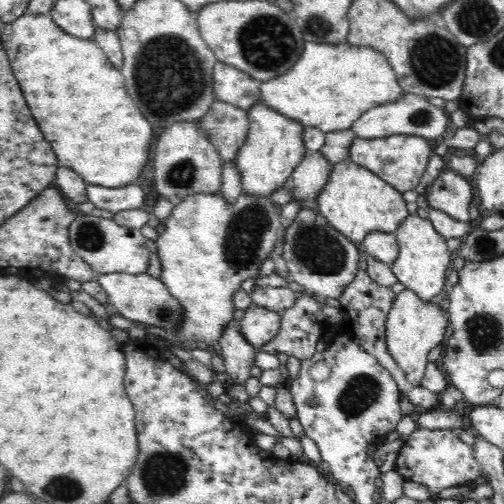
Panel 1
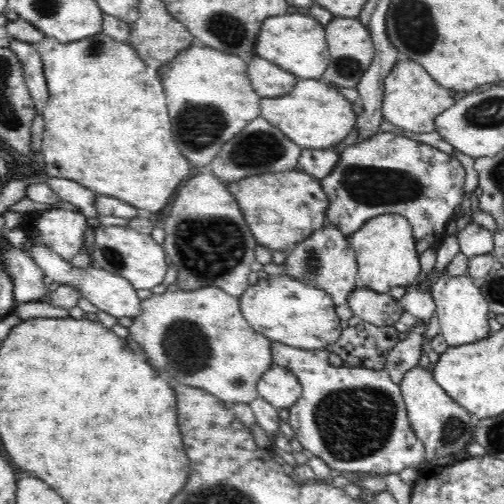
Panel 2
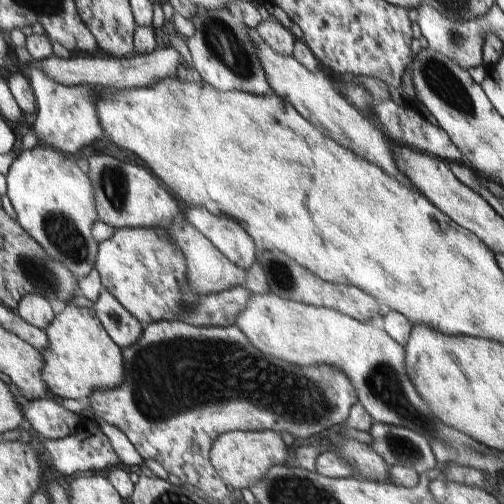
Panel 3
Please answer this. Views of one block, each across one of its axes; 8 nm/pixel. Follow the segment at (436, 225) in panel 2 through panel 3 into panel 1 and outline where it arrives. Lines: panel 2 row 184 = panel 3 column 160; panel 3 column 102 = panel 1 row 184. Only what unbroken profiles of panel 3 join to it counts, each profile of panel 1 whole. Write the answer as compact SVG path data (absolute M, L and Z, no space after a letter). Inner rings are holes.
M394 134L394 136L386 136L386 138L374 138L374 140L356 138L350 146L350 160L354 164L368 168L370 172L380 176L388 184L392 184L402 194L410 192L410 190L418 190L416 186L420 184L420 178L426 172L426 166L432 156L434 156L434 150L430 148L426 138L406 136L406 134Z

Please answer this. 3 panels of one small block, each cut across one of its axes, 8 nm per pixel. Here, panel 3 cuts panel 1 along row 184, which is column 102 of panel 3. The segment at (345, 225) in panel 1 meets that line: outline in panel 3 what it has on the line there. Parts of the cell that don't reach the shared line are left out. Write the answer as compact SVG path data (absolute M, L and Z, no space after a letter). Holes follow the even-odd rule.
M75 304L65 306L61 314L47 324L45 334L49 346L41 352L45 358L43 378L49 386L49 392L55 400L73 398L77 402L87 402L93 392L115 390L125 382L125 358L123 350L109 338L107 330L101 326L95 310L77 308Z

